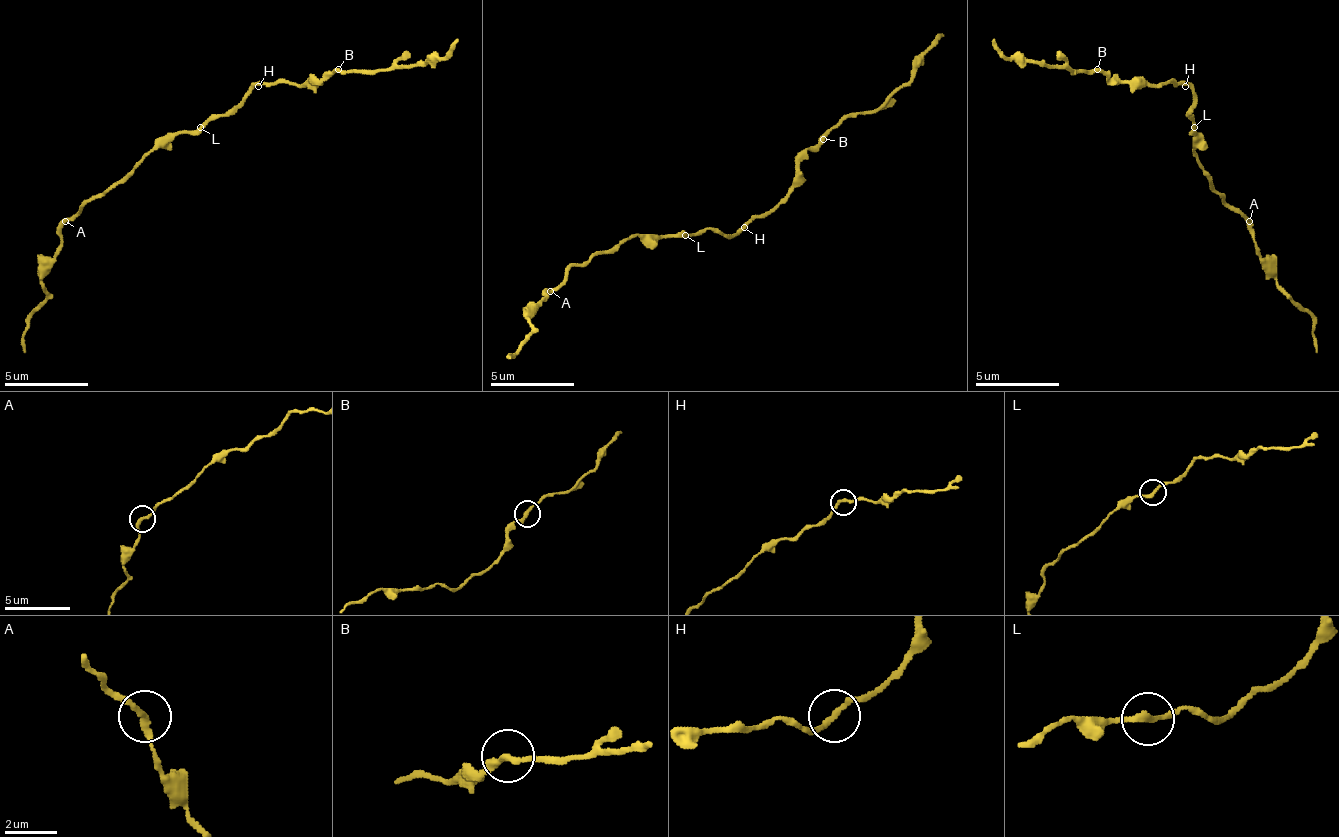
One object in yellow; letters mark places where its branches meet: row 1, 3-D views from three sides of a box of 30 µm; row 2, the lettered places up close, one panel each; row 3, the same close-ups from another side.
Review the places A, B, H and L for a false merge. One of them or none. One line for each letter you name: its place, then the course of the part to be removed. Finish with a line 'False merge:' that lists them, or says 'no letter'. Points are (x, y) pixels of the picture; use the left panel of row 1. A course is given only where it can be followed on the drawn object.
False merge: no letter

